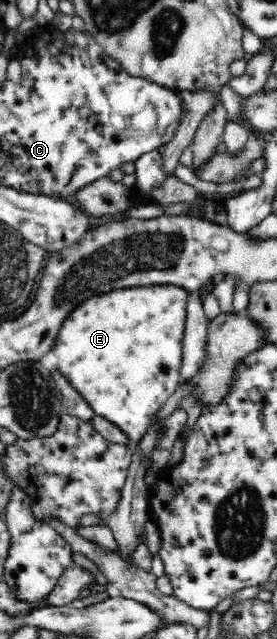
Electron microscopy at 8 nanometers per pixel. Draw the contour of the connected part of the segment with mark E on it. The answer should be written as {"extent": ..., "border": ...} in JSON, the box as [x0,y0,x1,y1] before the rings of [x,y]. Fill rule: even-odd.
{"extent":[53,284,190,447],"border":[[[153,284],[139,286],[139,289],[119,289],[89,299],[67,317],[53,345],[57,369],[63,377],[85,397],[97,416],[114,423],[129,436],[131,447],[141,439],[159,409],[181,385],[181,343],[190,294],[177,285]]]}

